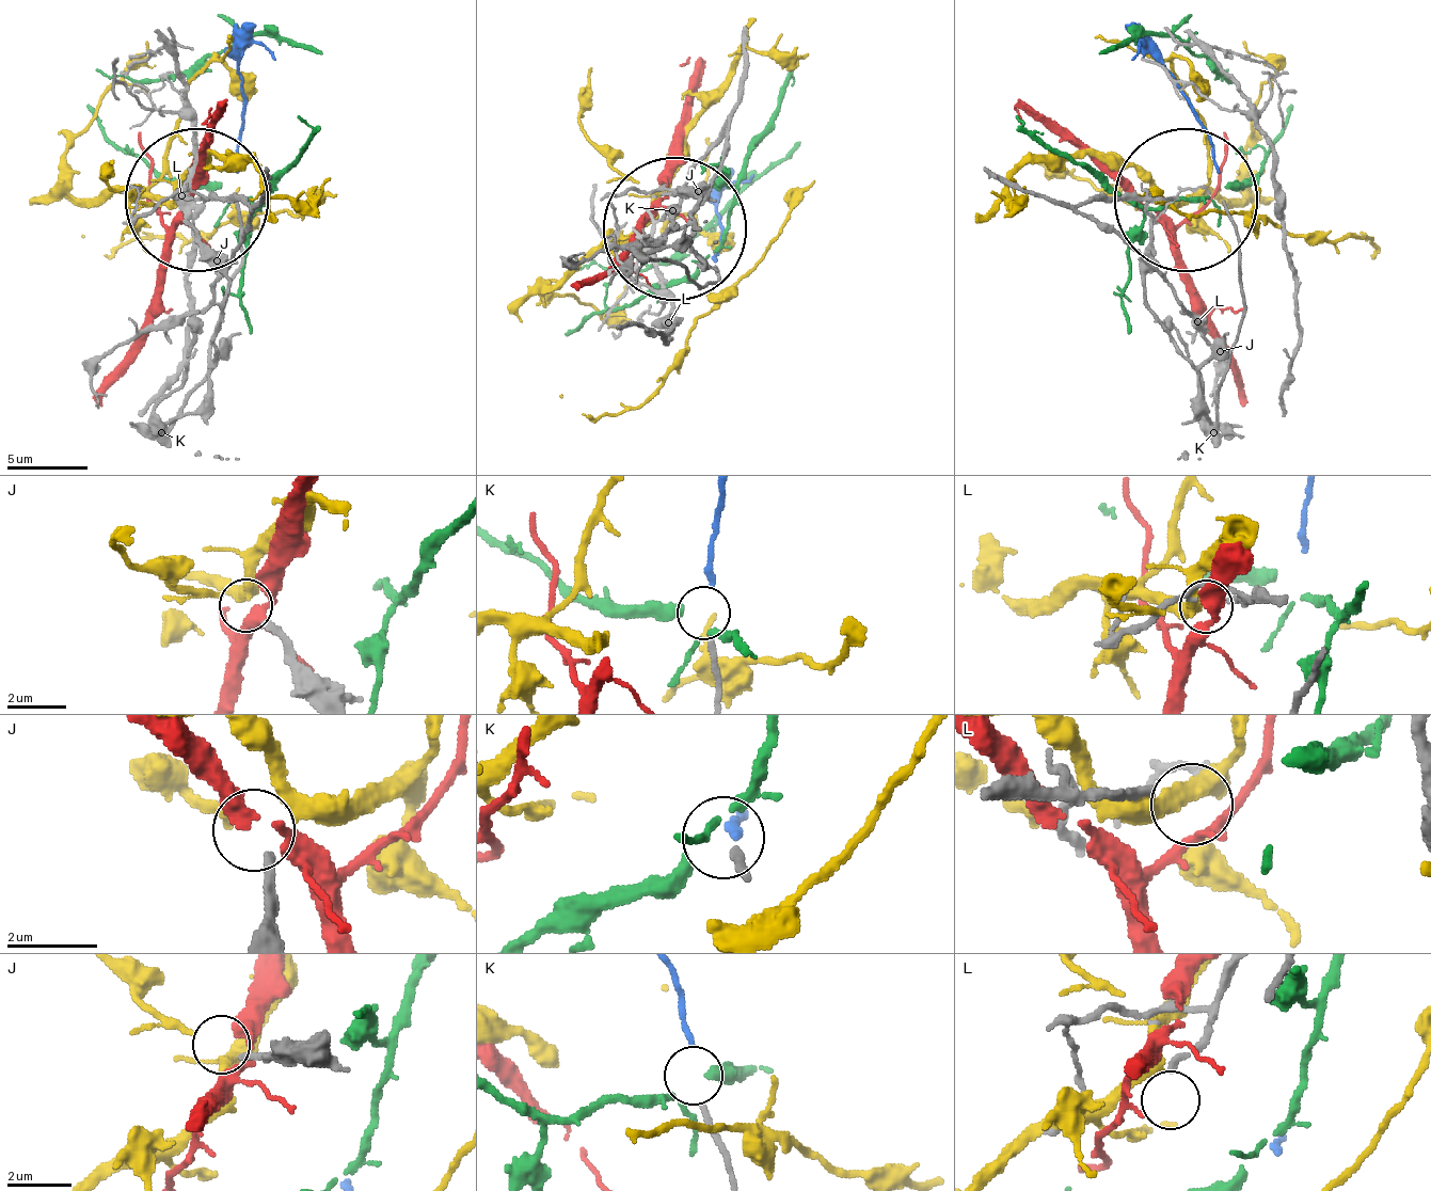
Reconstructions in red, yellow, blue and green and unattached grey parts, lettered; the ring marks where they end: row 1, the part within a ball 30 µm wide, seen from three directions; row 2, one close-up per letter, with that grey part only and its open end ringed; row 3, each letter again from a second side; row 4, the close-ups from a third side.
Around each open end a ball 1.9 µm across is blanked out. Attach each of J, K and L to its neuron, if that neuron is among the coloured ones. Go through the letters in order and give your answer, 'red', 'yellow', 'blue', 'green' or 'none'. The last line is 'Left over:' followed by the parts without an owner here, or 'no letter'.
J: yellow
K: blue
L: none
Left over: L

